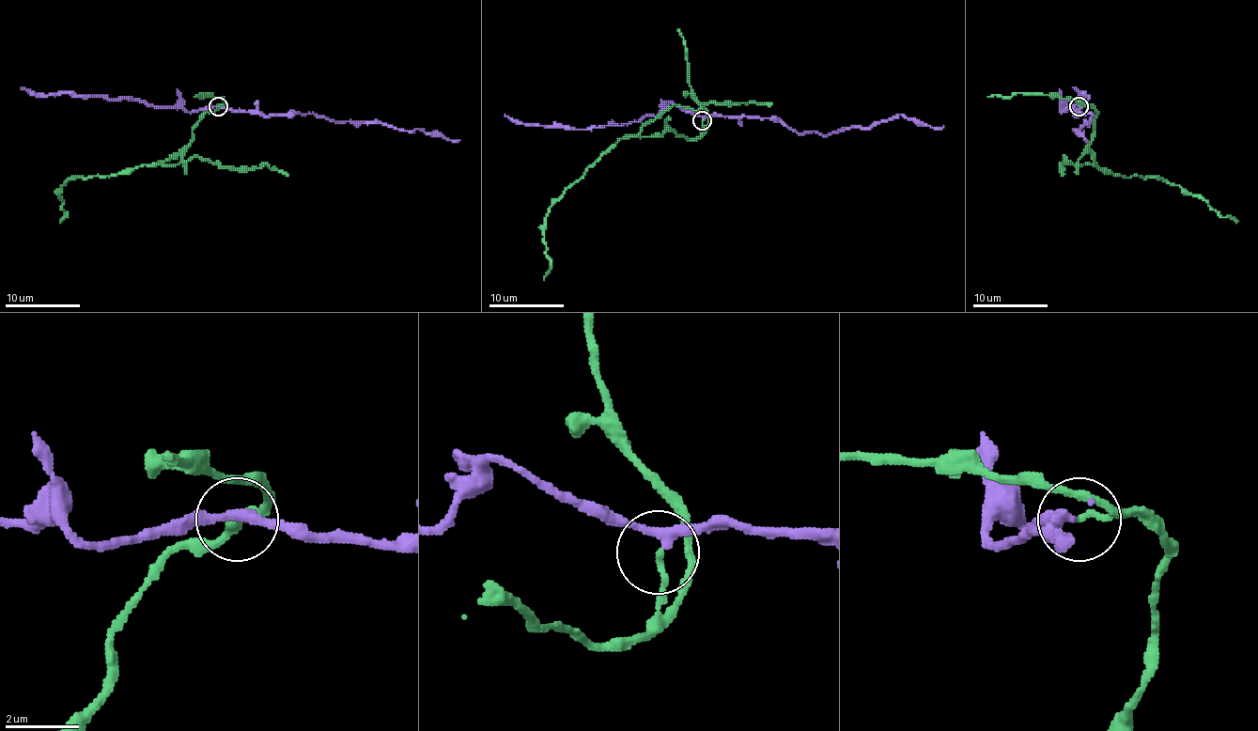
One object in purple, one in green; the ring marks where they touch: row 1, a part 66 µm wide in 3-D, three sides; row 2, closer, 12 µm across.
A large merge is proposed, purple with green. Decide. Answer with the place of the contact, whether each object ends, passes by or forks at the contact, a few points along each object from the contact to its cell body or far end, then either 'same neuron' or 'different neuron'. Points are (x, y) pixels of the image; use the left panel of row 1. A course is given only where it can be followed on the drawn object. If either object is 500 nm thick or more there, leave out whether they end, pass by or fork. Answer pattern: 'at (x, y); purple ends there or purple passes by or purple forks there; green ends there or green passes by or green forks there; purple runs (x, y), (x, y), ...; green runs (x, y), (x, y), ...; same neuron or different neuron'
at (218, 106); purple passes by; green ends there; purple runs (218, 106), (386, 123), (403, 131), (416, 129), (459, 140); green runs (218, 106), (195, 125), (192, 140), (167, 159), (103, 178), (71, 178), (60, 194), (66, 217), (60, 221); different neuron

